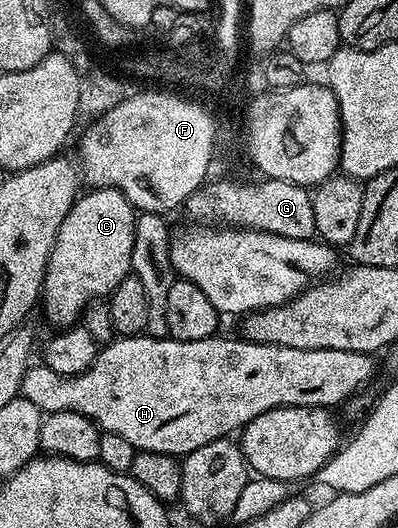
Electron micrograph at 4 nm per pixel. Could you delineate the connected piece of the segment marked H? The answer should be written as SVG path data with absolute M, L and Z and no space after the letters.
M141 334L139 336L113 338L97 351L96 361L85 372L77 376L63 376L47 368L43 362L33 363L28 367L26 374L22 378L20 395L25 396L30 402L34 402L34 406L38 406L38 410L45 414L49 412L77 412L78 414L82 414L95 422L101 433L109 432L110 434L118 434L122 438L126 438L126 442L130 442L130 446L134 446L139 451L157 452L158 454L183 458L210 442L221 438L228 438L233 434L239 433L250 421L258 418L258 414L266 414L266 410L293 408L294 406L332 410L335 409L335 404L341 403L340 405L343 405L361 390L364 390L360 388L366 387L371 382L372 375L376 372L376 364L372 360L375 359L367 352L351 352L350 350L294 350L290 346L256 344L253 340L245 340L243 338L227 340L223 334L217 334L210 338L202 338L194 342Z

